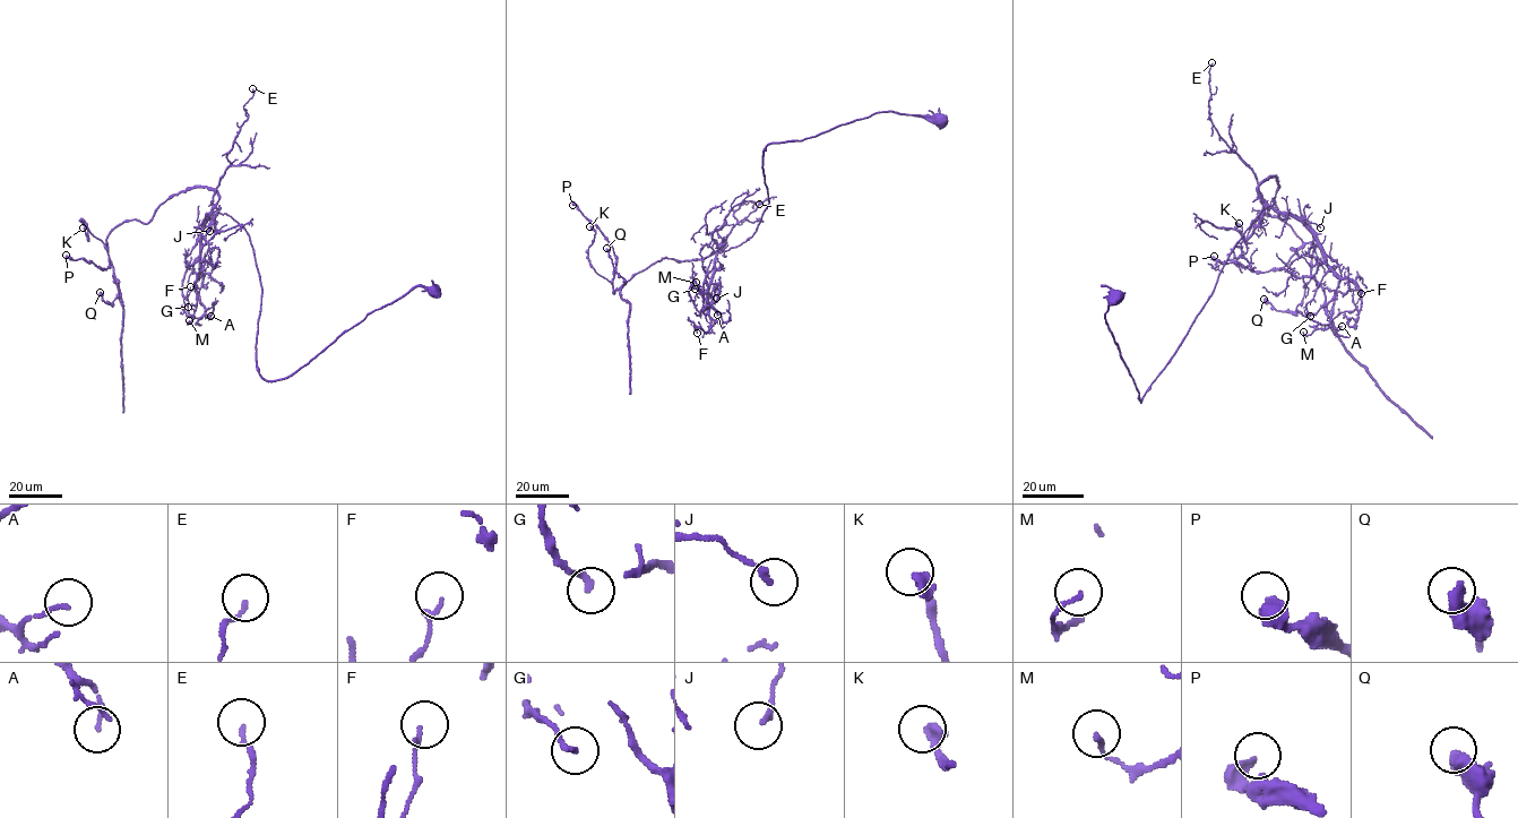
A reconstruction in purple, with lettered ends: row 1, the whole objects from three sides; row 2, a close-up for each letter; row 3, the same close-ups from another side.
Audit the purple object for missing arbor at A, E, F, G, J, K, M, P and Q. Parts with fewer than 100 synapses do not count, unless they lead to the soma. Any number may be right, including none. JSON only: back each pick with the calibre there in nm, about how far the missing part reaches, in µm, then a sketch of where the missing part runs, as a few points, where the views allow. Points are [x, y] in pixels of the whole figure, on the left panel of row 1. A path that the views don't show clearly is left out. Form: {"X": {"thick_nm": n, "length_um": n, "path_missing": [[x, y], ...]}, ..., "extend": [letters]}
{"extend": []}

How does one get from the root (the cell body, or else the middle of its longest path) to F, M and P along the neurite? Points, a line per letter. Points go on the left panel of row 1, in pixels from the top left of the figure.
F: (433, 292), (413, 286), (289, 376), (266, 380), (253, 250), (225, 213), (204, 226), (192, 315), (190, 286)
M: (433, 292), (413, 286), (266, 380), (252, 246), (210, 213), (195, 283), (205, 313), (189, 320)
P: (433, 292), (413, 286), (266, 380), (253, 250), (212, 212), (212, 189), (119, 224), (106, 269), (66, 255)

